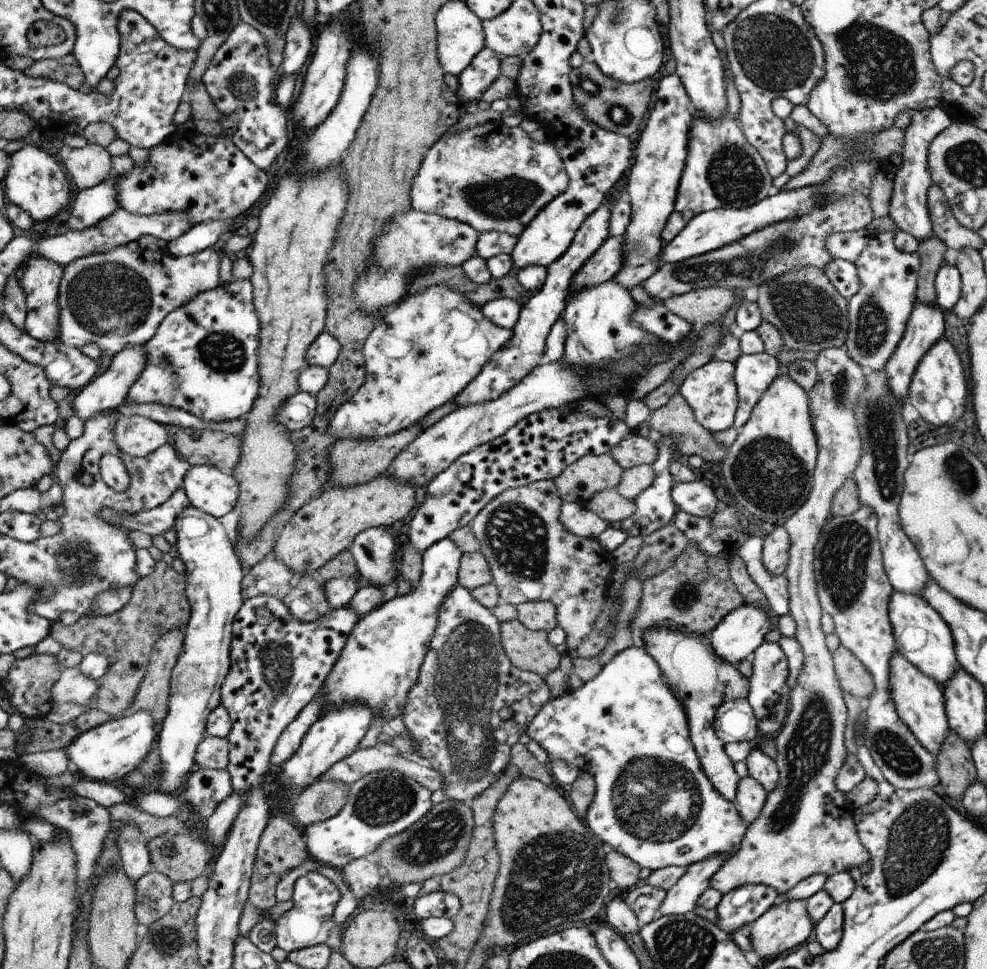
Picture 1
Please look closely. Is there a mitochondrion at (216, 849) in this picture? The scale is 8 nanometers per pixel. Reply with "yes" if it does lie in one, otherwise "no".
no

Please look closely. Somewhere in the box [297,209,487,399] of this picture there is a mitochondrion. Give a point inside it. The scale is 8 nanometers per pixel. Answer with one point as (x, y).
(420, 347)

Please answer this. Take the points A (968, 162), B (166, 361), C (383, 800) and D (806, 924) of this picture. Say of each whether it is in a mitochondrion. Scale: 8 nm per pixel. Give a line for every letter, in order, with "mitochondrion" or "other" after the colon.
A: mitochondrion
B: other
C: mitochondrion
D: other

